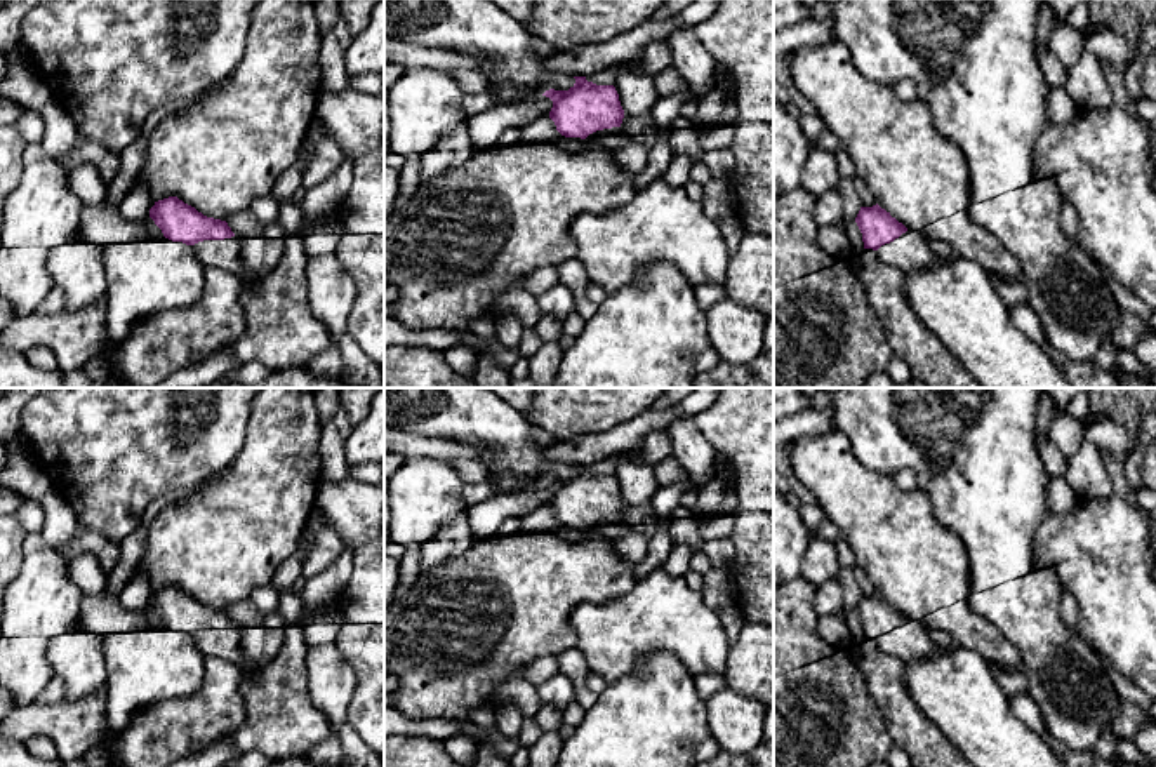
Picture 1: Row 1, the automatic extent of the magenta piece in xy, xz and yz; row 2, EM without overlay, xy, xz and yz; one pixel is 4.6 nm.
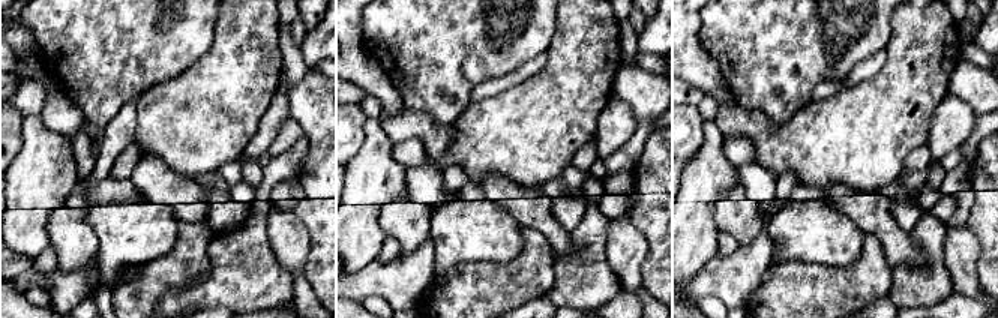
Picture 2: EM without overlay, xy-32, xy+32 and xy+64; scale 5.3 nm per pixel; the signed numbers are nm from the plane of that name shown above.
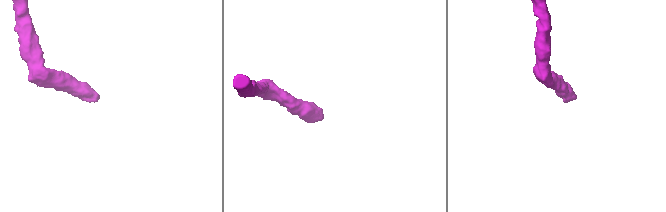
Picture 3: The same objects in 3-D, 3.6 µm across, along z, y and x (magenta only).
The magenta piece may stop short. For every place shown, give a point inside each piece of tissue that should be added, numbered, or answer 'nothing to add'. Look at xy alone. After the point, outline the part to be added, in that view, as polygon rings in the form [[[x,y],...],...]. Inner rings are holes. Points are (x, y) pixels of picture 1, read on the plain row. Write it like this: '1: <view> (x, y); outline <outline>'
1: xy (225, 644); outline [[[236,624],[224,630],[203,630],[193,635],[193,642],[203,656],[231,661],[243,675],[254,677],[259,668],[245,659],[240,640],[242,626]]]

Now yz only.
1: yz (910, 642); outline [[[907,619],[876,642],[885,654],[895,656],[904,663],[940,656],[947,650],[930,640],[928,628],[920,619]]]

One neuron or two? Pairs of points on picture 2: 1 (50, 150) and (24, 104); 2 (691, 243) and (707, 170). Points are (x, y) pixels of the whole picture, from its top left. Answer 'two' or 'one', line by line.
1: two
2: one

